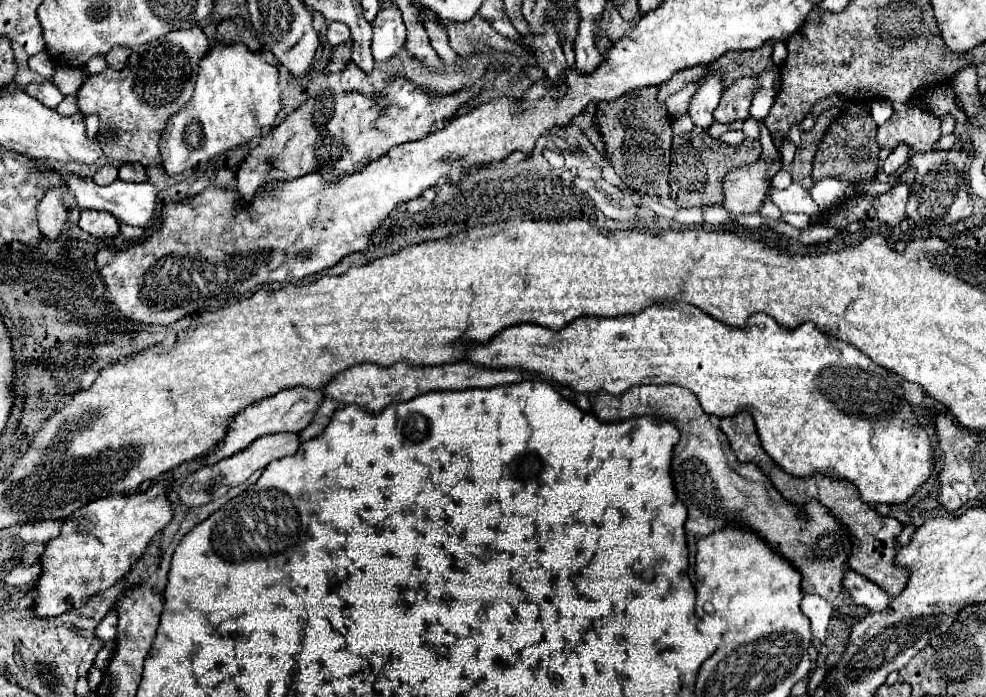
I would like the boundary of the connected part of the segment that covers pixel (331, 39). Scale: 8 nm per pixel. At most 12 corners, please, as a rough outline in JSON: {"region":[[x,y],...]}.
{"region":[[330,22],[326,40],[332,48],[350,39],[342,22]]}

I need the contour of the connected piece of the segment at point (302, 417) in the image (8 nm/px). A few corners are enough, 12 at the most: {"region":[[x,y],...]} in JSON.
{"region":[[288,388],[238,412],[204,456],[216,464],[256,438],[298,432],[324,400]]}

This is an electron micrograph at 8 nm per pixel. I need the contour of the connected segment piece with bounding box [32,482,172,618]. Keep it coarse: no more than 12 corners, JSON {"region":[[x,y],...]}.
{"region":[[170,482],[90,502],[38,564],[32,612],[106,592],[172,518]]}

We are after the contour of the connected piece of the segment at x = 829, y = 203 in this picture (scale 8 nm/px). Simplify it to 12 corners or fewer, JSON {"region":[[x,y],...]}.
{"region":[[820,180],[810,196],[820,210],[842,204],[854,186],[842,180]]}

